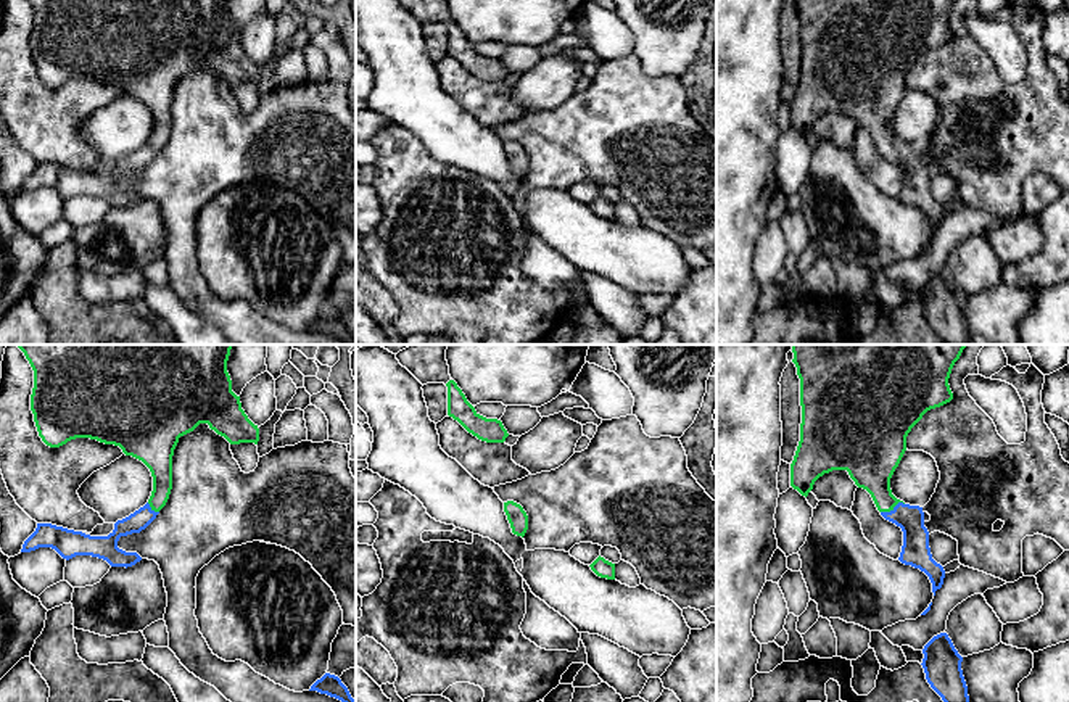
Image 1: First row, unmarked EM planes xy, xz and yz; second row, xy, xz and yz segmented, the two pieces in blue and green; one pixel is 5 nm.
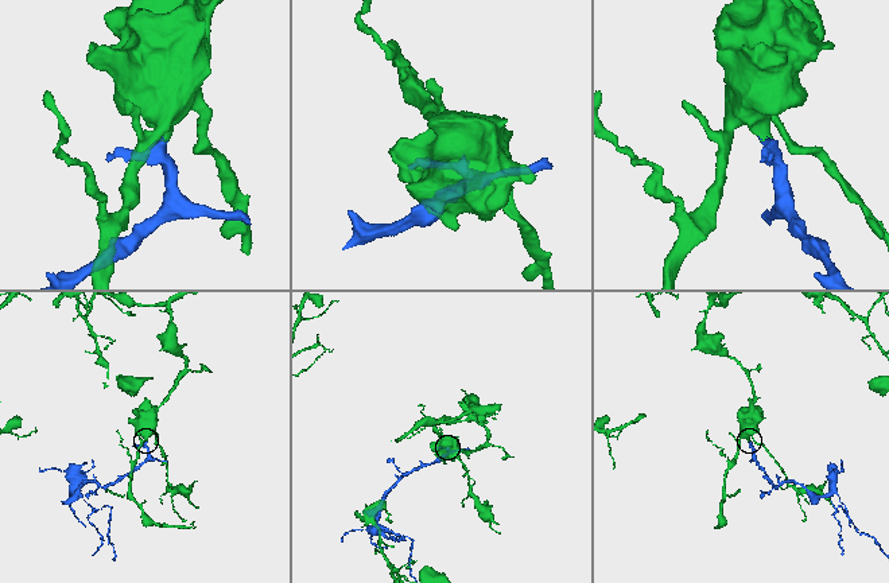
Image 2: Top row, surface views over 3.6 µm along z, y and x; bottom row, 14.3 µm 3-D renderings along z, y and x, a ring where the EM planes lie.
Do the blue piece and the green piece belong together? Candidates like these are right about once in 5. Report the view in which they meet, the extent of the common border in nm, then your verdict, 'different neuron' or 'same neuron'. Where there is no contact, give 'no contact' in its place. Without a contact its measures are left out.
yz | 130 nm | same neuron

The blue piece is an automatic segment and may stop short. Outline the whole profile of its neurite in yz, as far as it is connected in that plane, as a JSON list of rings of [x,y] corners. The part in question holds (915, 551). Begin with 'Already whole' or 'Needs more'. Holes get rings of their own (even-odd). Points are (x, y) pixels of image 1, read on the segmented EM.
Needs more. [[[792,345],[797,375],[800,378],[800,441],[790,464],[790,486],[808,496],[815,481],[832,470],[847,470],[858,488],[866,489],[881,515],[903,531],[898,560],[924,572],[932,593],[942,588],[945,570],[932,559],[924,512],[897,499],[890,489],[890,478],[905,451],[906,436],[922,415],[953,399],[948,378],[955,362],[968,345]]]

